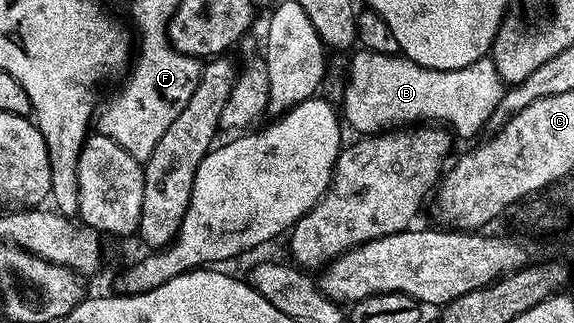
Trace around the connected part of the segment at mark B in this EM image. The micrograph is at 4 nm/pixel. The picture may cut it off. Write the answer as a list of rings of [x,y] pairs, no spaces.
[[[362,48],[356,52],[342,89],[341,116],[358,135],[376,135],[393,122],[415,122],[423,117],[451,124],[458,139],[471,138],[482,133],[487,119],[502,101],[505,83],[499,78],[492,57],[477,59],[459,70],[443,71],[419,66],[401,54]]]

